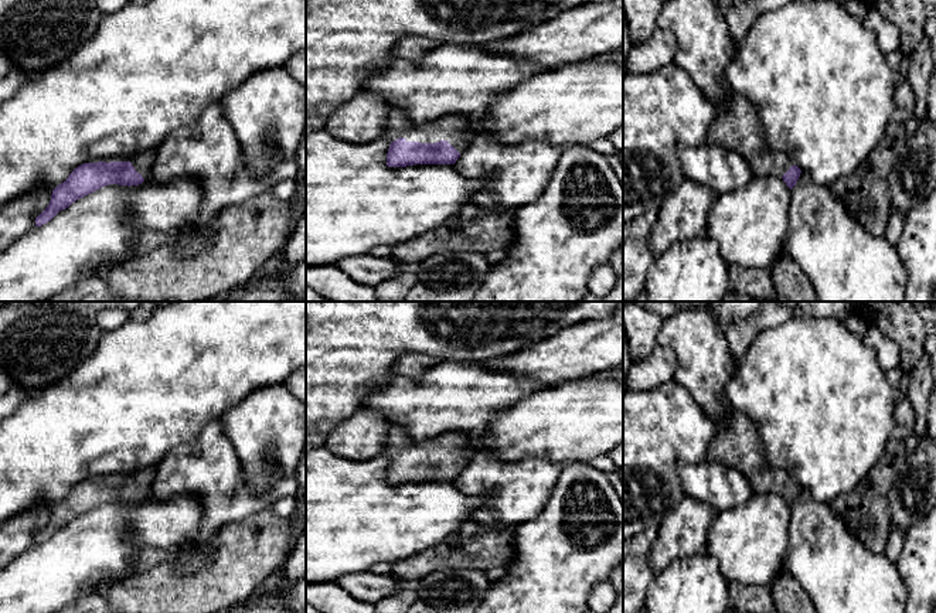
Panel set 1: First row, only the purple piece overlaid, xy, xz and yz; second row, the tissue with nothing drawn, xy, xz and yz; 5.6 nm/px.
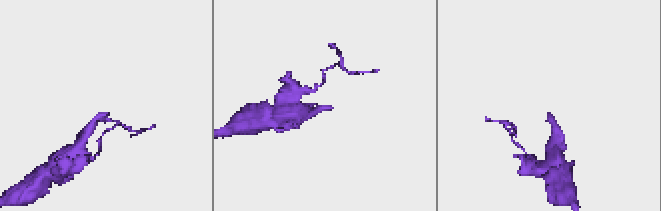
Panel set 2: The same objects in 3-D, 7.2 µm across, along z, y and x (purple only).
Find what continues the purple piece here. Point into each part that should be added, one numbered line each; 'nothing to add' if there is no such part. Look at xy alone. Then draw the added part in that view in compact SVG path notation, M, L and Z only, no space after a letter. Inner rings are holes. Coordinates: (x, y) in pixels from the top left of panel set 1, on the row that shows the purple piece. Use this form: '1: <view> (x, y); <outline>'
1: xy (143, 162); M143 151L137 154L130 163L135 167L135 170L144 178L147 180L153 167L156 159L156 151Z

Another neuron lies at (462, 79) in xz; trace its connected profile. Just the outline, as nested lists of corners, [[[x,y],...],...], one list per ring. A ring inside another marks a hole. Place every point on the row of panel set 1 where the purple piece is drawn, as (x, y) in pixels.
[[[440,44],[421,62],[392,57],[364,81],[363,89],[379,93],[391,108],[404,109],[408,119],[419,126],[446,115],[479,116],[498,95],[547,69],[527,59],[487,51],[483,45]]]

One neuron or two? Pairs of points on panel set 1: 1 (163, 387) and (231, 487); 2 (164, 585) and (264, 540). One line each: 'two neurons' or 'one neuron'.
1: two neurons
2: one neuron

